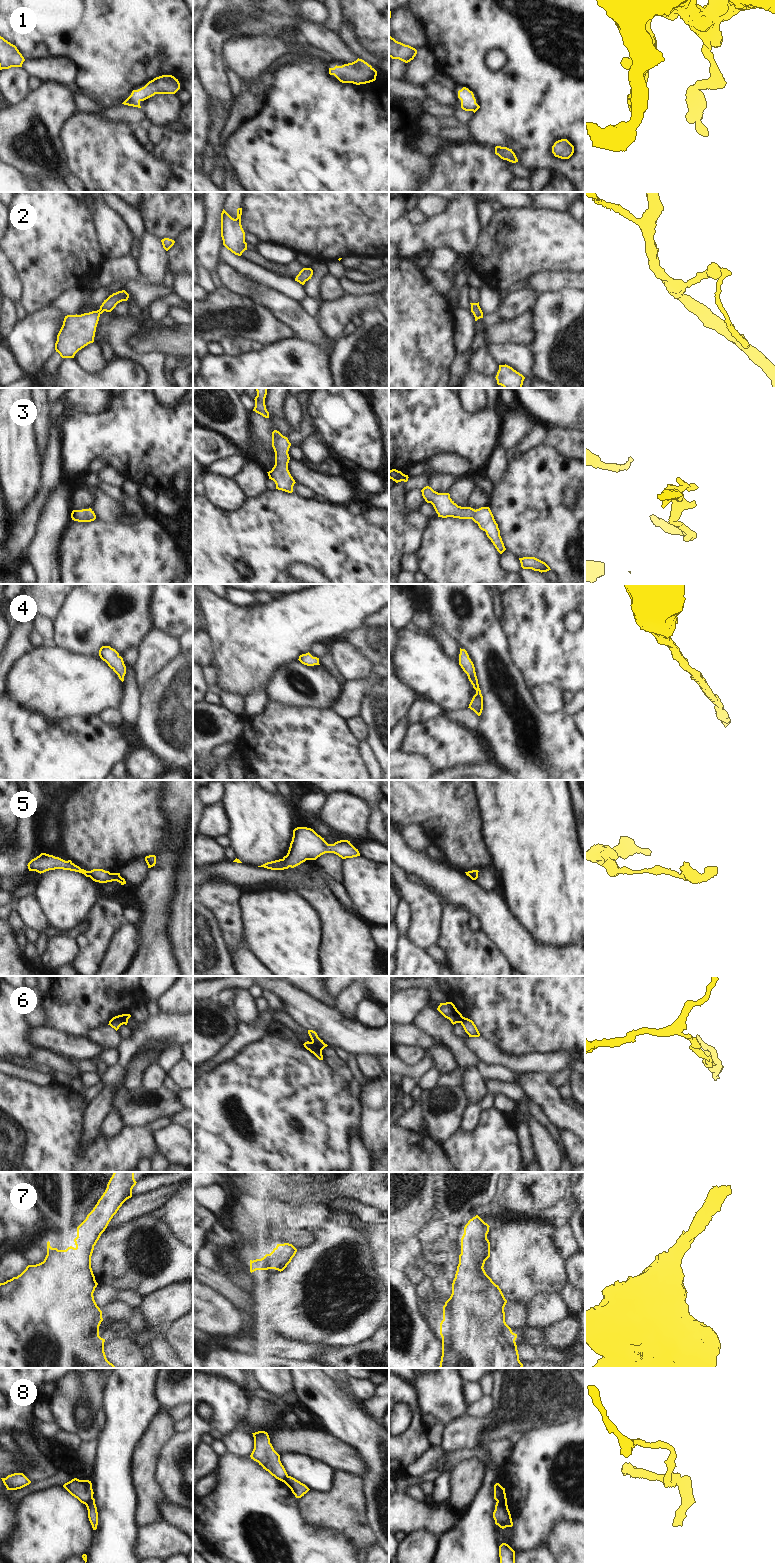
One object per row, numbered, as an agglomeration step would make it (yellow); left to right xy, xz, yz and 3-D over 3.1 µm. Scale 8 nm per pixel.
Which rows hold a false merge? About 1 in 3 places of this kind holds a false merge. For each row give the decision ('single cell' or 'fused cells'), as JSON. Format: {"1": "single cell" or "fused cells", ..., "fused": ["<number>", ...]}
{"1": "single cell", "2": "single cell", "3": "single cell", "4": "single cell", "5": "single cell", "6": "fused cells", "7": "single cell", "8": "fused cells", "fused": ["6", "8"]}

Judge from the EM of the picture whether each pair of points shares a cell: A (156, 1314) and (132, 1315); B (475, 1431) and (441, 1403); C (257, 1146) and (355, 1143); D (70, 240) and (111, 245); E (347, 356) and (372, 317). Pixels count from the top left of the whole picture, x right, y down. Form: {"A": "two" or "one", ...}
{"A": "two", "B": "two", "C": "two", "D": "two", "E": "one"}

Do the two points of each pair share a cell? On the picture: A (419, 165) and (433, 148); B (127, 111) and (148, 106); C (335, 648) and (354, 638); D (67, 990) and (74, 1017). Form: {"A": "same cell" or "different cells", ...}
{"A": "different cells", "B": "different cells", "C": "different cells", "D": "same cell"}

